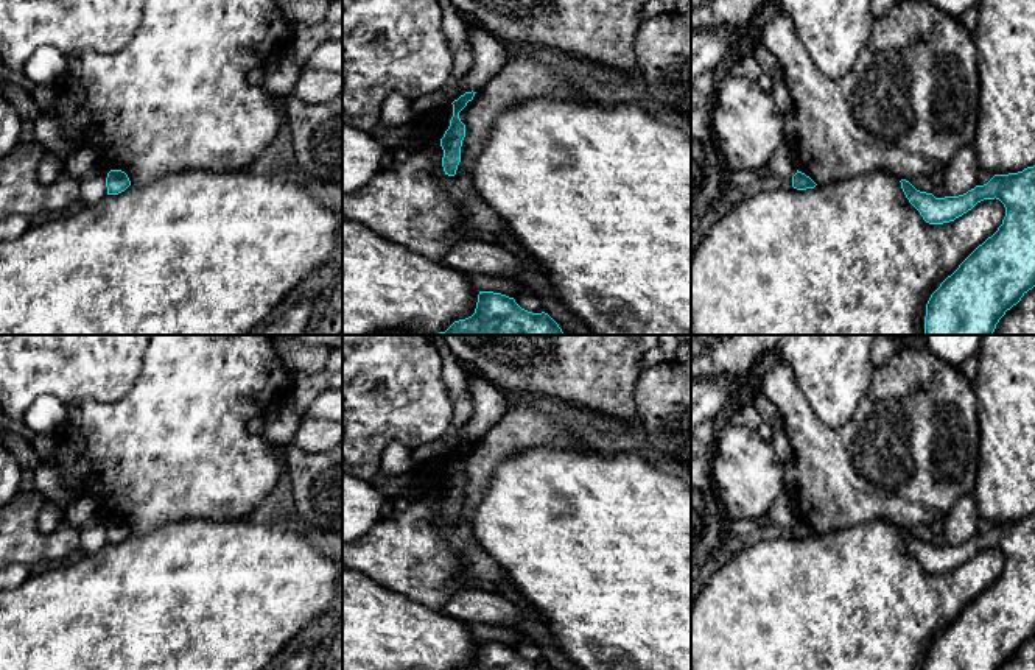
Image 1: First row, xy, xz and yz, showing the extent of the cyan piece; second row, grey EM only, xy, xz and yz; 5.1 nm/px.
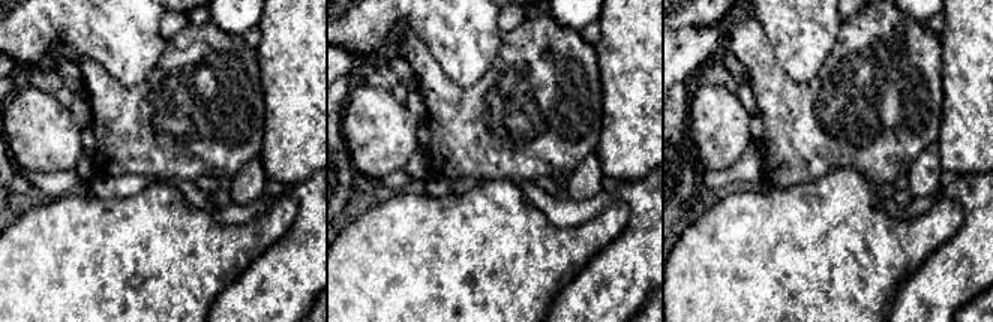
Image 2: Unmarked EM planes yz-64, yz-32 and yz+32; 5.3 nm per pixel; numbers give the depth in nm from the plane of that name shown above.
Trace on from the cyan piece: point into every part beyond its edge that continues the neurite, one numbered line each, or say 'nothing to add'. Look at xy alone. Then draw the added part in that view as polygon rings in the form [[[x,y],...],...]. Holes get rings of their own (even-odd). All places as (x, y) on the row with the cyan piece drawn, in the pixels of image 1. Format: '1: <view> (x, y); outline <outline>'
nothing to add

